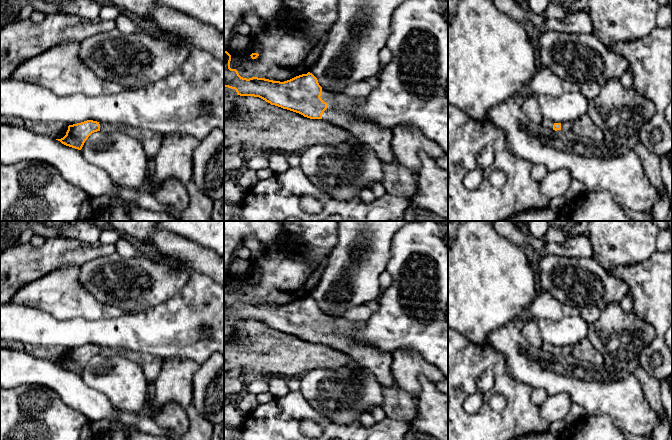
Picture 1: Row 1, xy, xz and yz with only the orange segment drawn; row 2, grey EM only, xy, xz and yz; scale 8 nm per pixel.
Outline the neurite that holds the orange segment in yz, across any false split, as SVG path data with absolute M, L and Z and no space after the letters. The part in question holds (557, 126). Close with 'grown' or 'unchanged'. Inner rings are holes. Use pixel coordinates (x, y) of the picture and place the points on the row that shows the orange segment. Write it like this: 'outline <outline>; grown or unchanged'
outline M567 121L567 122L563 122L563 123L554 123L553 125L553 130L557 131L557 130L562 130L565 133L570 132L572 129L572 122Z; grown

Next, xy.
outline M93 120L69 125L66 135L61 139L56 140L66 146L81 150L88 137L97 131L104 131L107 133L122 132L127 134L142 144L149 157L153 157L159 151L163 142L163 135L151 130L130 127L127 125L99 123Z; grown

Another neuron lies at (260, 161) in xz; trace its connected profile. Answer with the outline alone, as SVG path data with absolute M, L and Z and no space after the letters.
M259 153L257 156L247 160L245 162L244 168L259 170L267 168L268 166L269 166L268 153Z

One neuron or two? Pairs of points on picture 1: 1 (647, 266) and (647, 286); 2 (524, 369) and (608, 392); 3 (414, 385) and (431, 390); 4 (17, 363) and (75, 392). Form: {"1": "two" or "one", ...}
{"1": "one", "2": "one", "3": "two", "4": "one"}

